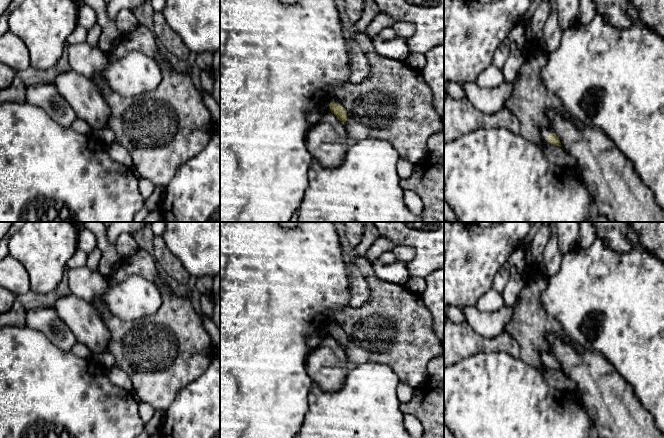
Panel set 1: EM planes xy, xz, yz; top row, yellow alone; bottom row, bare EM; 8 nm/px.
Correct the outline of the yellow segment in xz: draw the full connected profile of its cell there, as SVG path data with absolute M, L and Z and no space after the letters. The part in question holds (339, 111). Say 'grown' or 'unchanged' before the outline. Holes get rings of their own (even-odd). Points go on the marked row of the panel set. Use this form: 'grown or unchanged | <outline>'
grown | M329 95L326 101L323 103L322 109L331 111L343 124L347 121L347 111L343 107L342 103L337 99Z

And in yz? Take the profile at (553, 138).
grown | M541 129L541 138L544 144L562 147L559 137L550 129Z

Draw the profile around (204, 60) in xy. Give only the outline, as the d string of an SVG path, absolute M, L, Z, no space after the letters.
M211 52L198 53L196 63L201 70L209 70L213 63L213 53Z

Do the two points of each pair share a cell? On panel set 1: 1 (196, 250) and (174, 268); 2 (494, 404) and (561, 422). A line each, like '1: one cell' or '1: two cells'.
1: two cells
2: one cell

